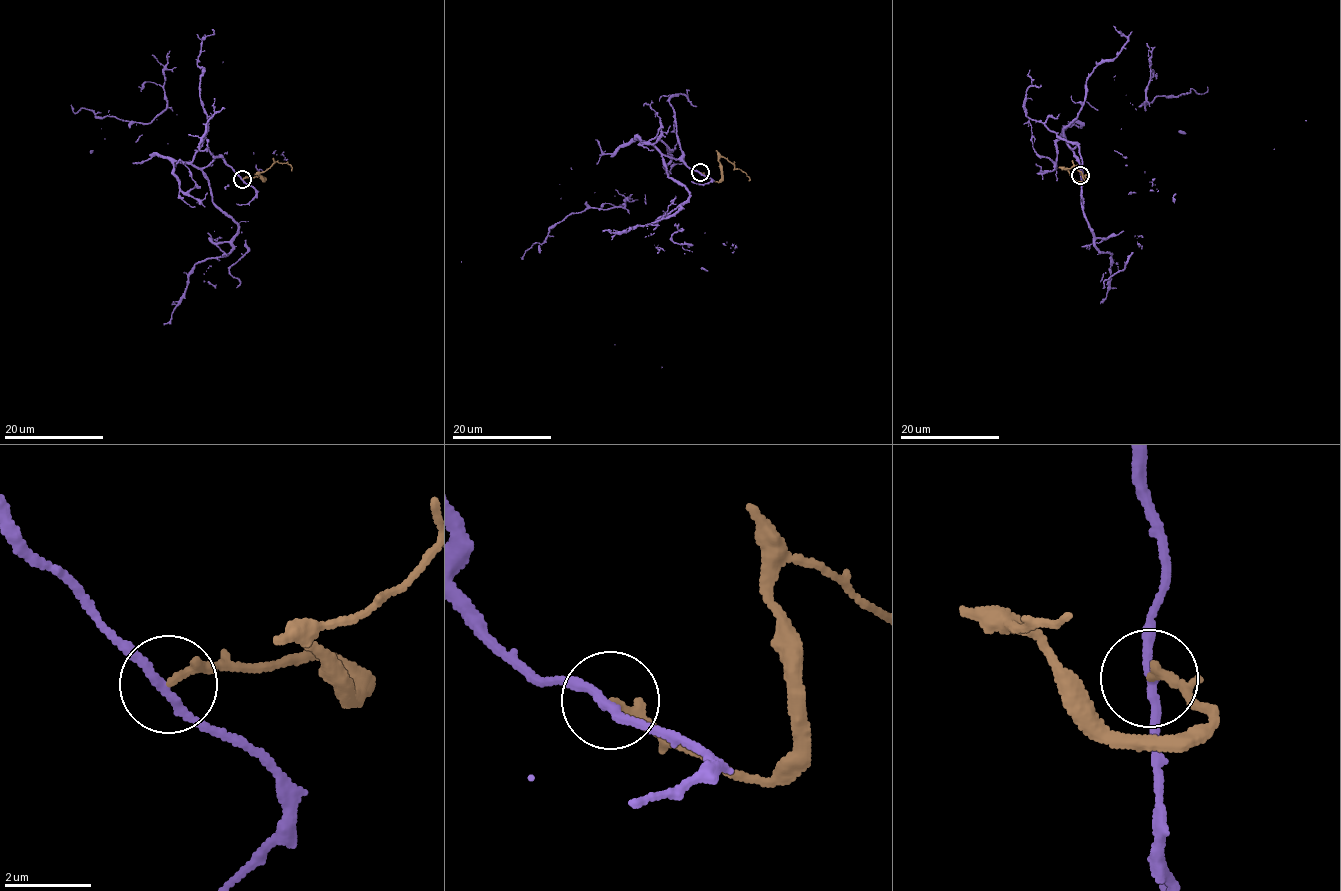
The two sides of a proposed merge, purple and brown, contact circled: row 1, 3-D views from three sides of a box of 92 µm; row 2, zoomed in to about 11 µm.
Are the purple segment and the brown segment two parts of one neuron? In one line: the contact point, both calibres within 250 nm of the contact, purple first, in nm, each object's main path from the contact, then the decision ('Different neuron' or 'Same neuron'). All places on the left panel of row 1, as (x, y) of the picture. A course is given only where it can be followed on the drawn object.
Place: (242, 179). Thickness 200 nm (purple) against 190 nm. Course of purple: (242, 179), (219, 156), (201, 169), (238, 231), (212, 241), (227, 186), (256, 169). Course of brown: (242, 179), (260, 176), (263, 180), (258, 174), (275, 161), (287, 163), (291, 171). Different neuron

